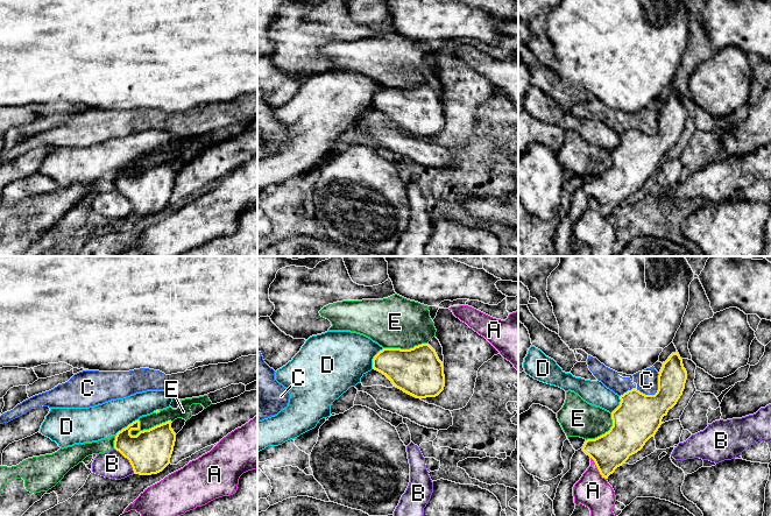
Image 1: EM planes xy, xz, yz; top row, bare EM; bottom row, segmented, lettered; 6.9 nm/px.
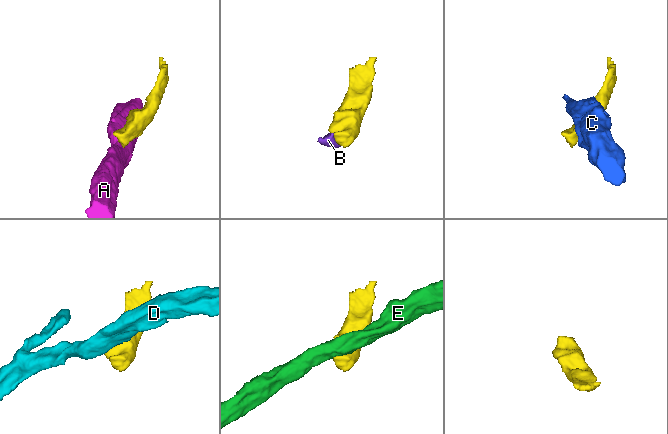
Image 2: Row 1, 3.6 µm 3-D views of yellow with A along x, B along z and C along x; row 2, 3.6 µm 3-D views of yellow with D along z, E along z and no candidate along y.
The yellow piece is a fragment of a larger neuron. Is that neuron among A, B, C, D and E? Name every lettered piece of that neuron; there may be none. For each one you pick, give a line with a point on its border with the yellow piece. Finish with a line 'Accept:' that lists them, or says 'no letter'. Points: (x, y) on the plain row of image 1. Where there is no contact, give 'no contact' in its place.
Accept: no letter

